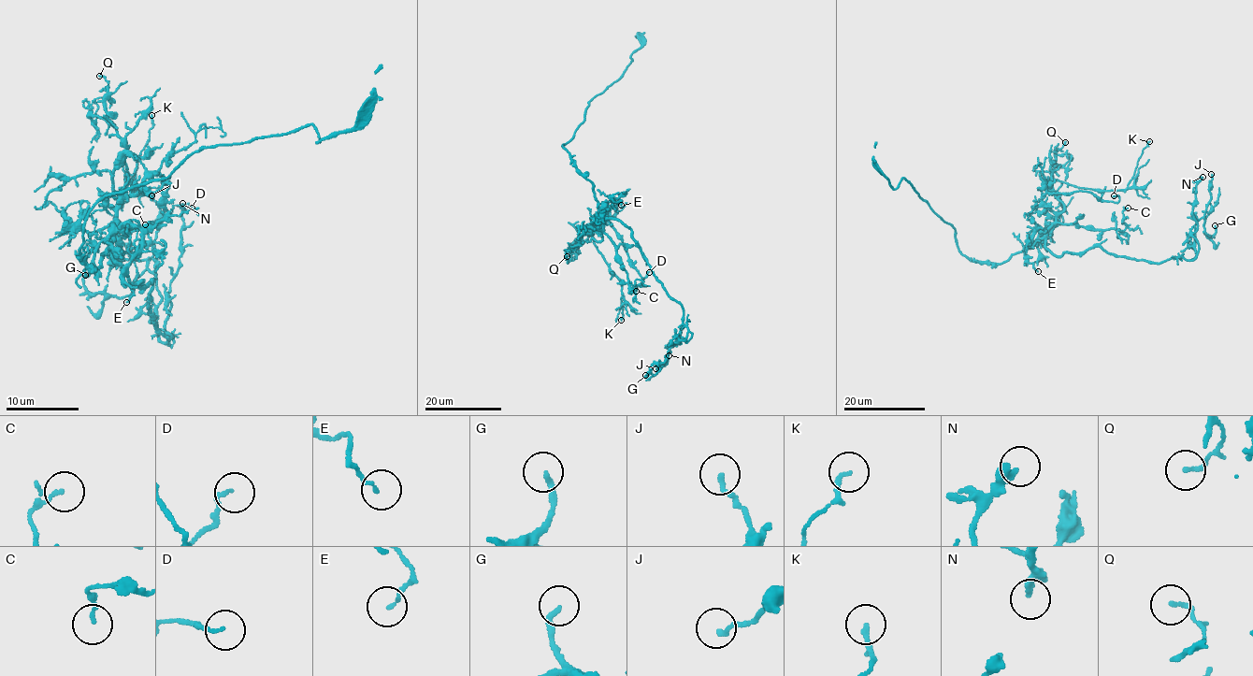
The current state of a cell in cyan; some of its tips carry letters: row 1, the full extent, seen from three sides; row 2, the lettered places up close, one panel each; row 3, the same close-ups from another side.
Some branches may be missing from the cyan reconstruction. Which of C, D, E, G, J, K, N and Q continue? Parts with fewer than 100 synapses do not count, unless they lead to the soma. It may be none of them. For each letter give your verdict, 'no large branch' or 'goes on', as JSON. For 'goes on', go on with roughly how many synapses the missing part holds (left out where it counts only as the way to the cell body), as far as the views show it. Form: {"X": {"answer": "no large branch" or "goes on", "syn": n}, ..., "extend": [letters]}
{"C": {"answer": "no large branch"}, "D": {"answer": "no large branch"}, "E": {"answer": "no large branch"}, "G": {"answer": "no large branch"}, "J": {"answer": "no large branch"}, "K": {"answer": "no large branch"}, "N": {"answer": "no large branch"}, "Q": {"answer": "no large branch"}, "extend": []}

